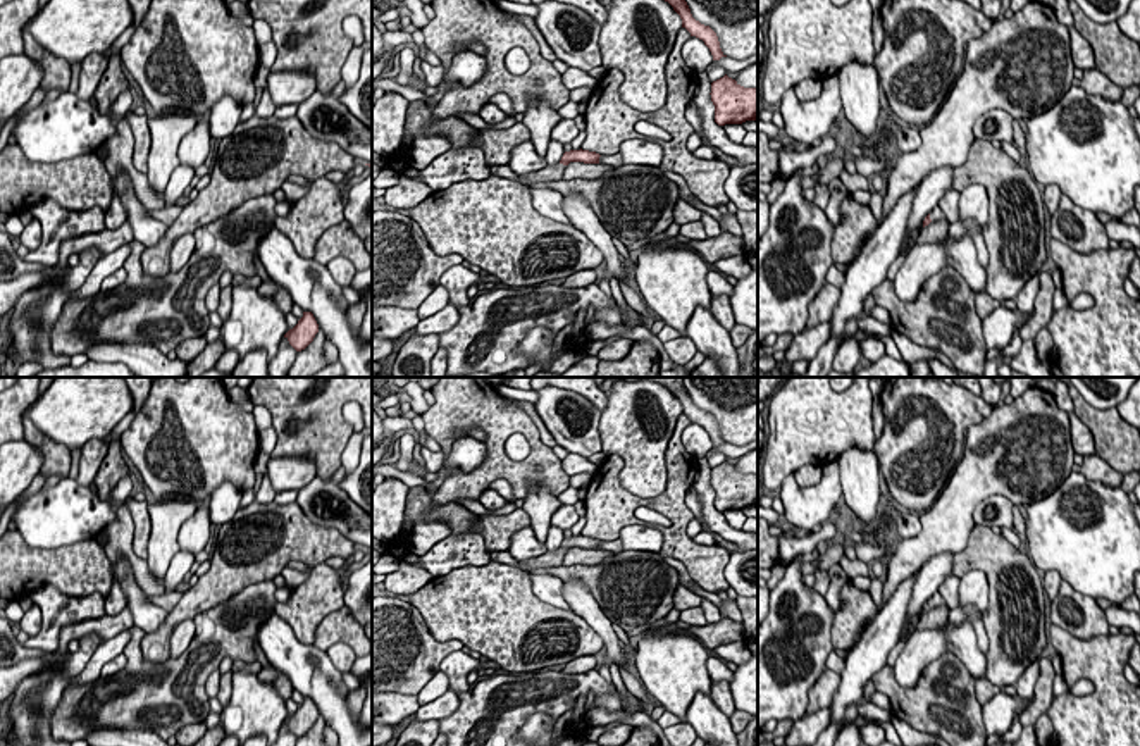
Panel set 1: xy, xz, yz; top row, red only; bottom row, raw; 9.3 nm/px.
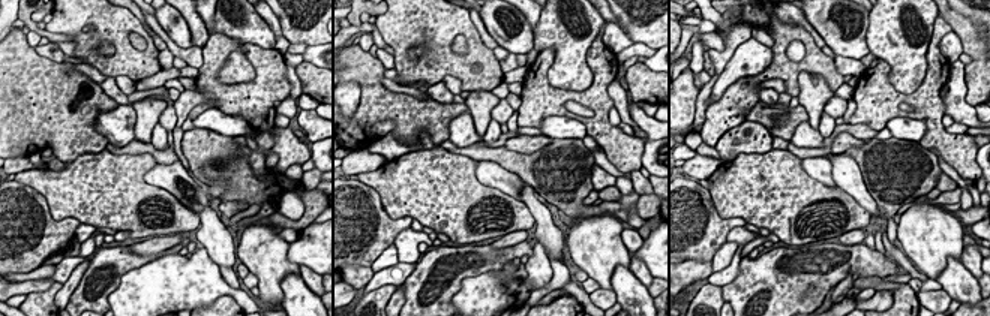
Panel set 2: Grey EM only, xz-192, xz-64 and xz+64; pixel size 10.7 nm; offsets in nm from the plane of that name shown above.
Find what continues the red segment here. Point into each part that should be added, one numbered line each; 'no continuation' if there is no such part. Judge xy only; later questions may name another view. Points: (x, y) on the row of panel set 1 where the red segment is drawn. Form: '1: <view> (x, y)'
no continuation

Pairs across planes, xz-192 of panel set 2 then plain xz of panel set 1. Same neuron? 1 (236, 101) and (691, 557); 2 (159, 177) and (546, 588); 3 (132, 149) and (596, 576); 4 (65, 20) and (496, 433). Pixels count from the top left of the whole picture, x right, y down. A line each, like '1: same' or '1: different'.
1: same
2: same
3: same
4: same

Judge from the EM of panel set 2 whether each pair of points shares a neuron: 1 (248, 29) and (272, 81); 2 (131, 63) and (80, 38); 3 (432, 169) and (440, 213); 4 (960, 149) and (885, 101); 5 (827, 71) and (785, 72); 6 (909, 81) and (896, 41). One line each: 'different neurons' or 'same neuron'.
1: different neurons
2: same neuron
3: same neuron
4: same neuron
5: same neuron
6: same neuron

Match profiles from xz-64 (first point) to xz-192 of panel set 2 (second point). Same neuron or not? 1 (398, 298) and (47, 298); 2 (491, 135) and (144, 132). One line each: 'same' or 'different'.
1: different
2: different

